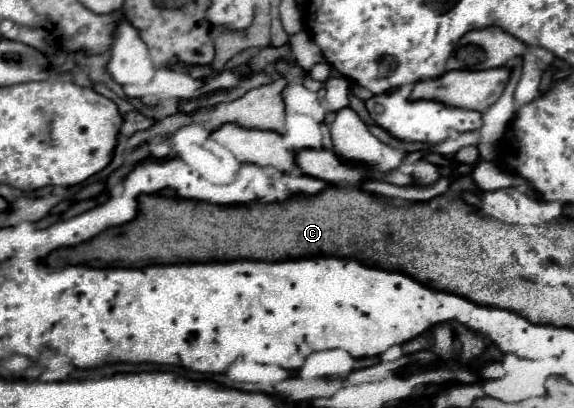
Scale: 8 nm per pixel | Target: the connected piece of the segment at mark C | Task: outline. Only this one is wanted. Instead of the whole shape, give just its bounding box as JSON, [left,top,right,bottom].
[42,185,542,293]

